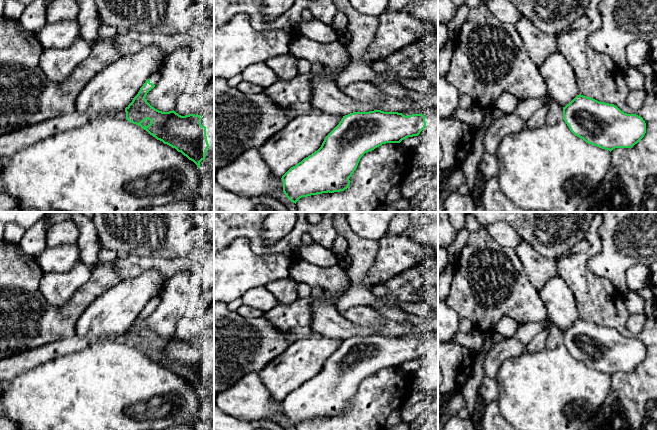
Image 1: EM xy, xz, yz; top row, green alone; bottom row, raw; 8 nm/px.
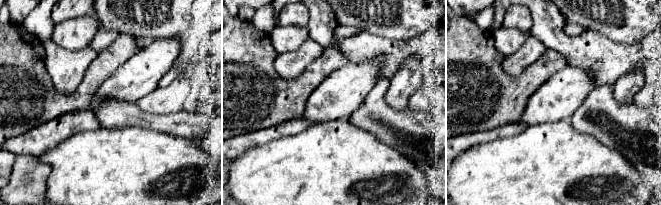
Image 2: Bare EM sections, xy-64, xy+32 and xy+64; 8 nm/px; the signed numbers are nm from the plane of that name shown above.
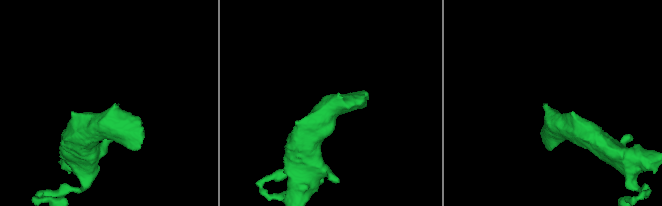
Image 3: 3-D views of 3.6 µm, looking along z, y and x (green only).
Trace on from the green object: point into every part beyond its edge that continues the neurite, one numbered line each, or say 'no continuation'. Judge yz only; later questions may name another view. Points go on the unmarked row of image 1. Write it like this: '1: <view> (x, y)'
no continuation

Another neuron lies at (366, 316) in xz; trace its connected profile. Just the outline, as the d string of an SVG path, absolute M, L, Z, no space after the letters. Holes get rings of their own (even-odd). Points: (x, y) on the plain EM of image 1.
M371 306L352 307L341 314L353 323L372 329L379 329L387 320L378 310Z

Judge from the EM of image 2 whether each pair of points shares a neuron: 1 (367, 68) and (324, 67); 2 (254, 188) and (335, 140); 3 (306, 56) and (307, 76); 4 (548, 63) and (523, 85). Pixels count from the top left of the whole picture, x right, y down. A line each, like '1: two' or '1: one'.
1: two
2: one
3: two
4: one

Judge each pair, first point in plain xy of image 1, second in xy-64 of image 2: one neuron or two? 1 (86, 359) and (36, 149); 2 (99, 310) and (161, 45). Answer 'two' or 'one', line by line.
1: two
2: one

